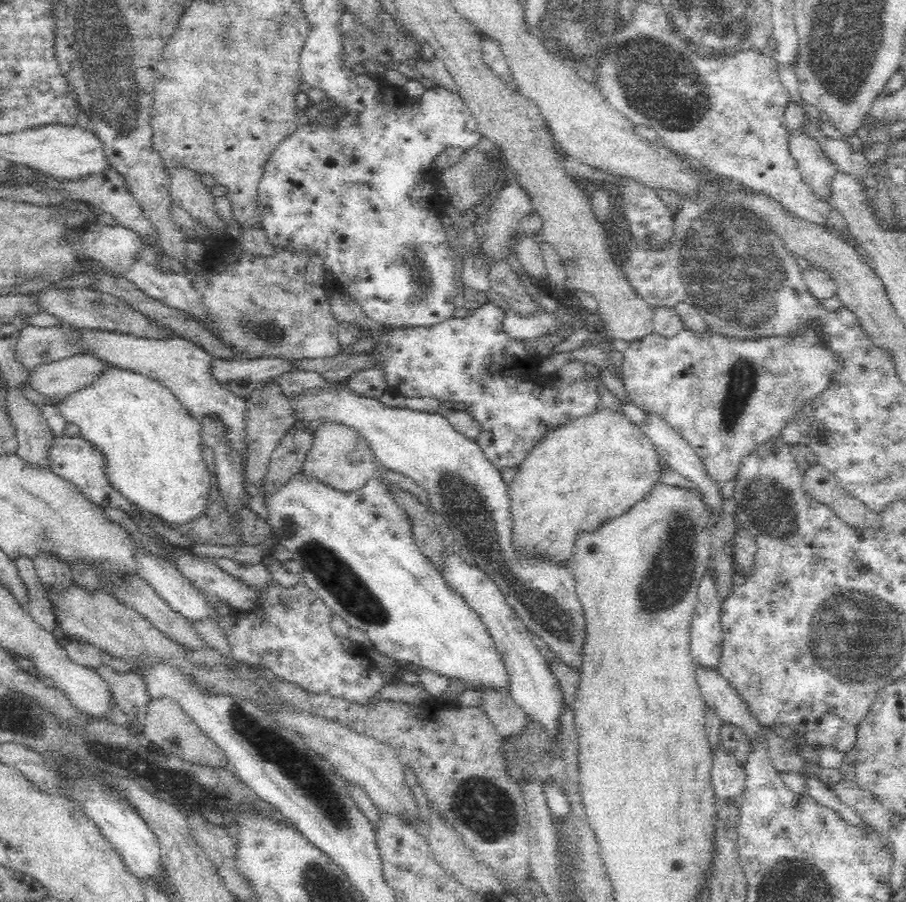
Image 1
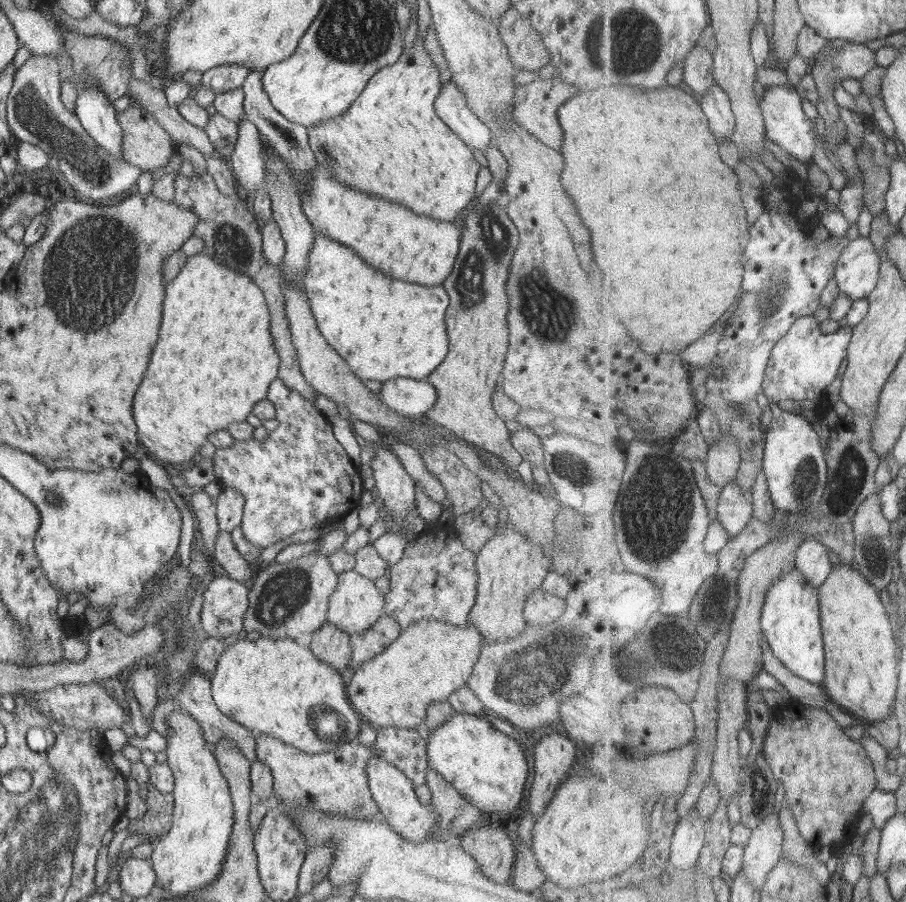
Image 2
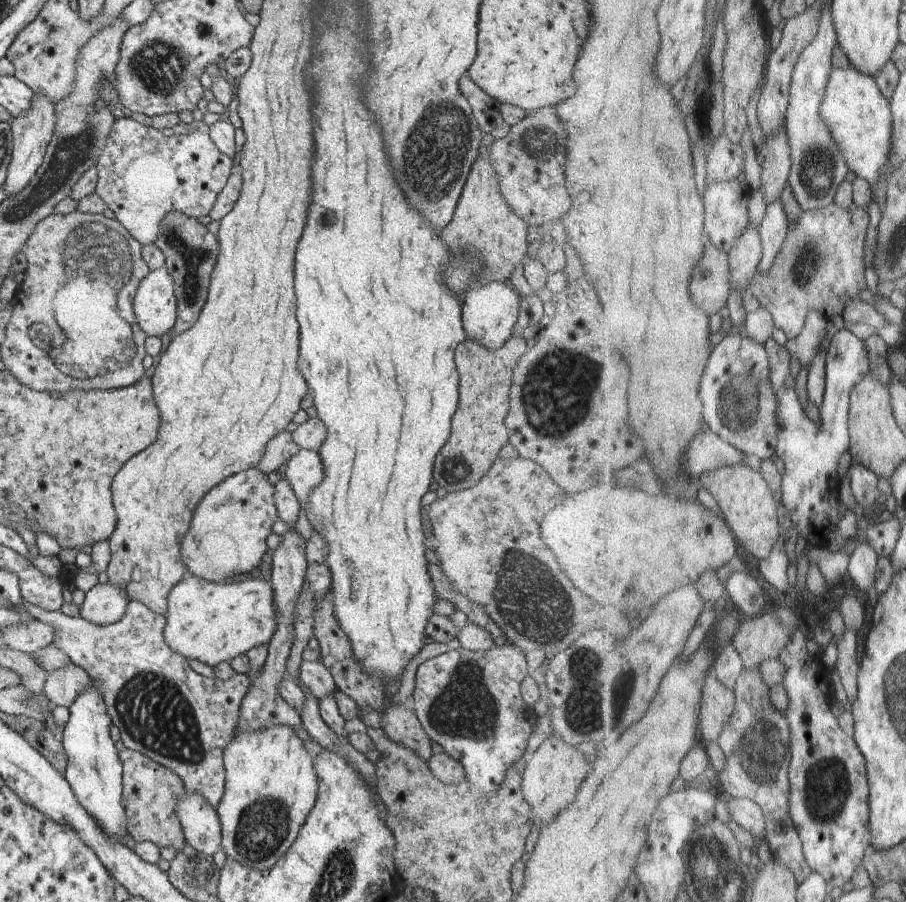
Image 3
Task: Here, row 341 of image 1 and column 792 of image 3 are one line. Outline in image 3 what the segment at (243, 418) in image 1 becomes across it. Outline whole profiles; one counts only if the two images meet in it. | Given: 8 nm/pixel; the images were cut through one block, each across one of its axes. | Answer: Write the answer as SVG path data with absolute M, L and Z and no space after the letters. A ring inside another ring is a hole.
M831 7L825 10L819 34L813 44L805 48L797 63L792 82L792 96L786 124L789 144L791 144L791 160L793 167L789 176L789 184L803 206L804 211L819 210L835 202L839 186L843 184L847 174L851 172L843 150L831 136L829 126L821 118L821 106L825 100L829 76L835 69L833 66L833 52L838 46L837 30L833 22Z

